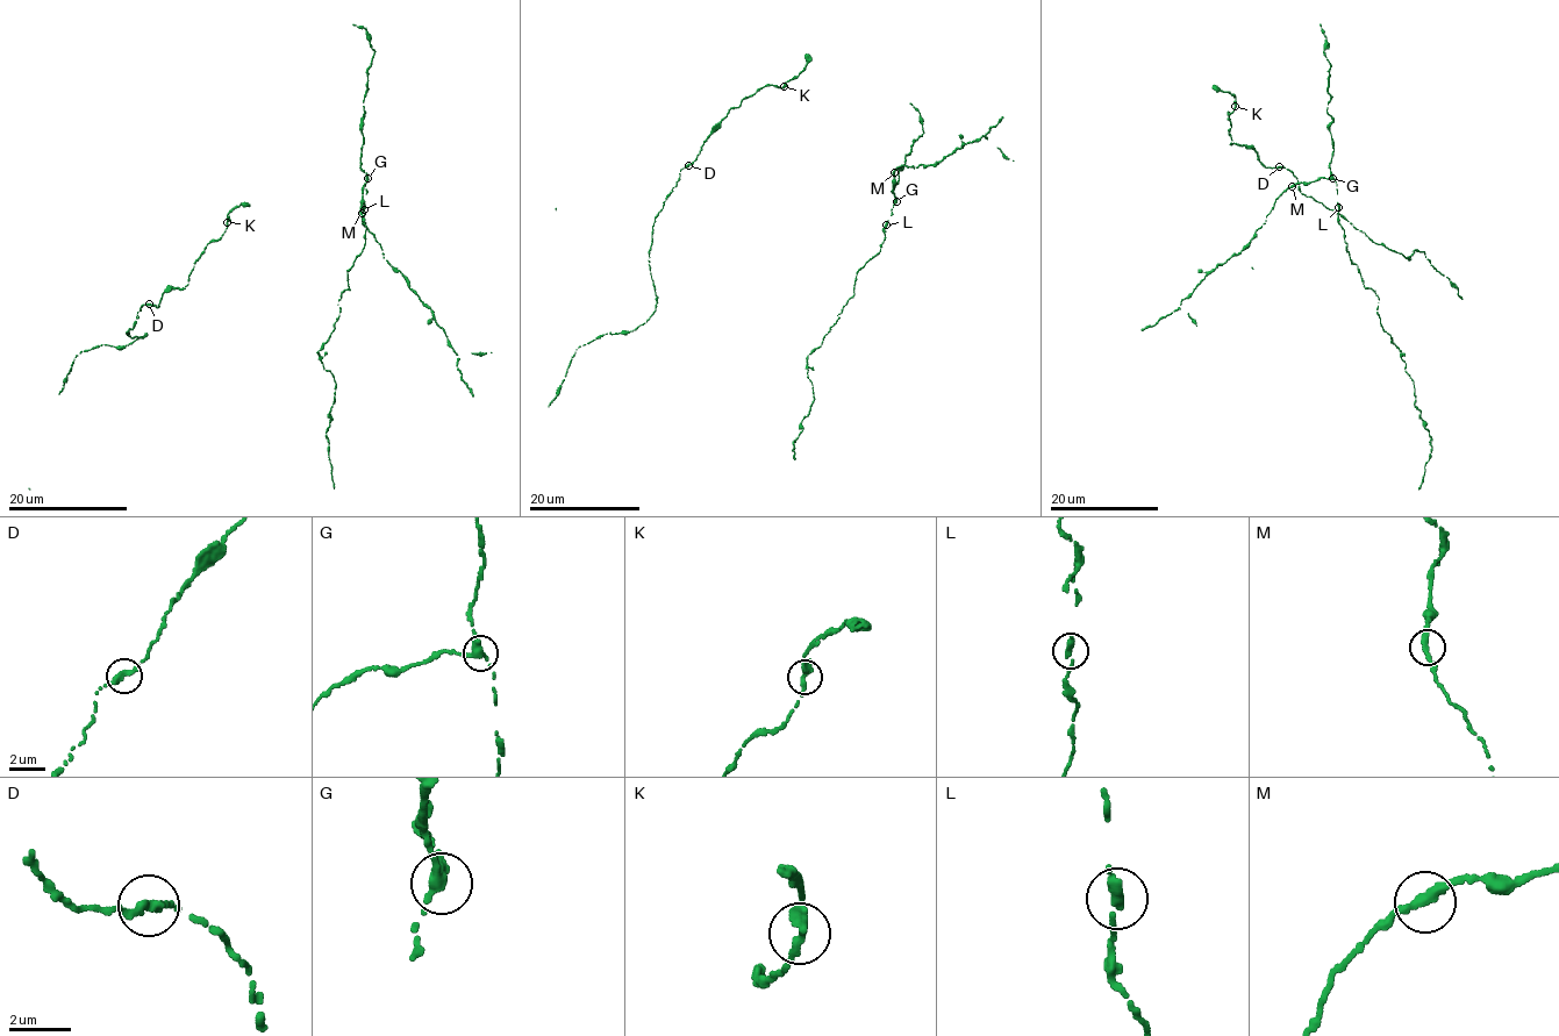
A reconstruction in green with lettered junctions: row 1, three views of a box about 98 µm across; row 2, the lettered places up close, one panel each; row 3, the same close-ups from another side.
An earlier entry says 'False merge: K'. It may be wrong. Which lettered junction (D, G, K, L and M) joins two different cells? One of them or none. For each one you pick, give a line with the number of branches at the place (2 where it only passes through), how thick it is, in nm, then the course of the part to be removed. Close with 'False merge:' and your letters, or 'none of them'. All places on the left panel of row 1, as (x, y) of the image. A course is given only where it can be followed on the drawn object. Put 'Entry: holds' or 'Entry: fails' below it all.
False merge: none of them
Entry: fails

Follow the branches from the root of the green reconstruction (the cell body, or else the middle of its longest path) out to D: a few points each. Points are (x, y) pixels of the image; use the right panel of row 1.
D: (1234, 95), (1235, 109), (1227, 113), (1232, 144), (1254, 150), (1265, 166), (1279, 166)

